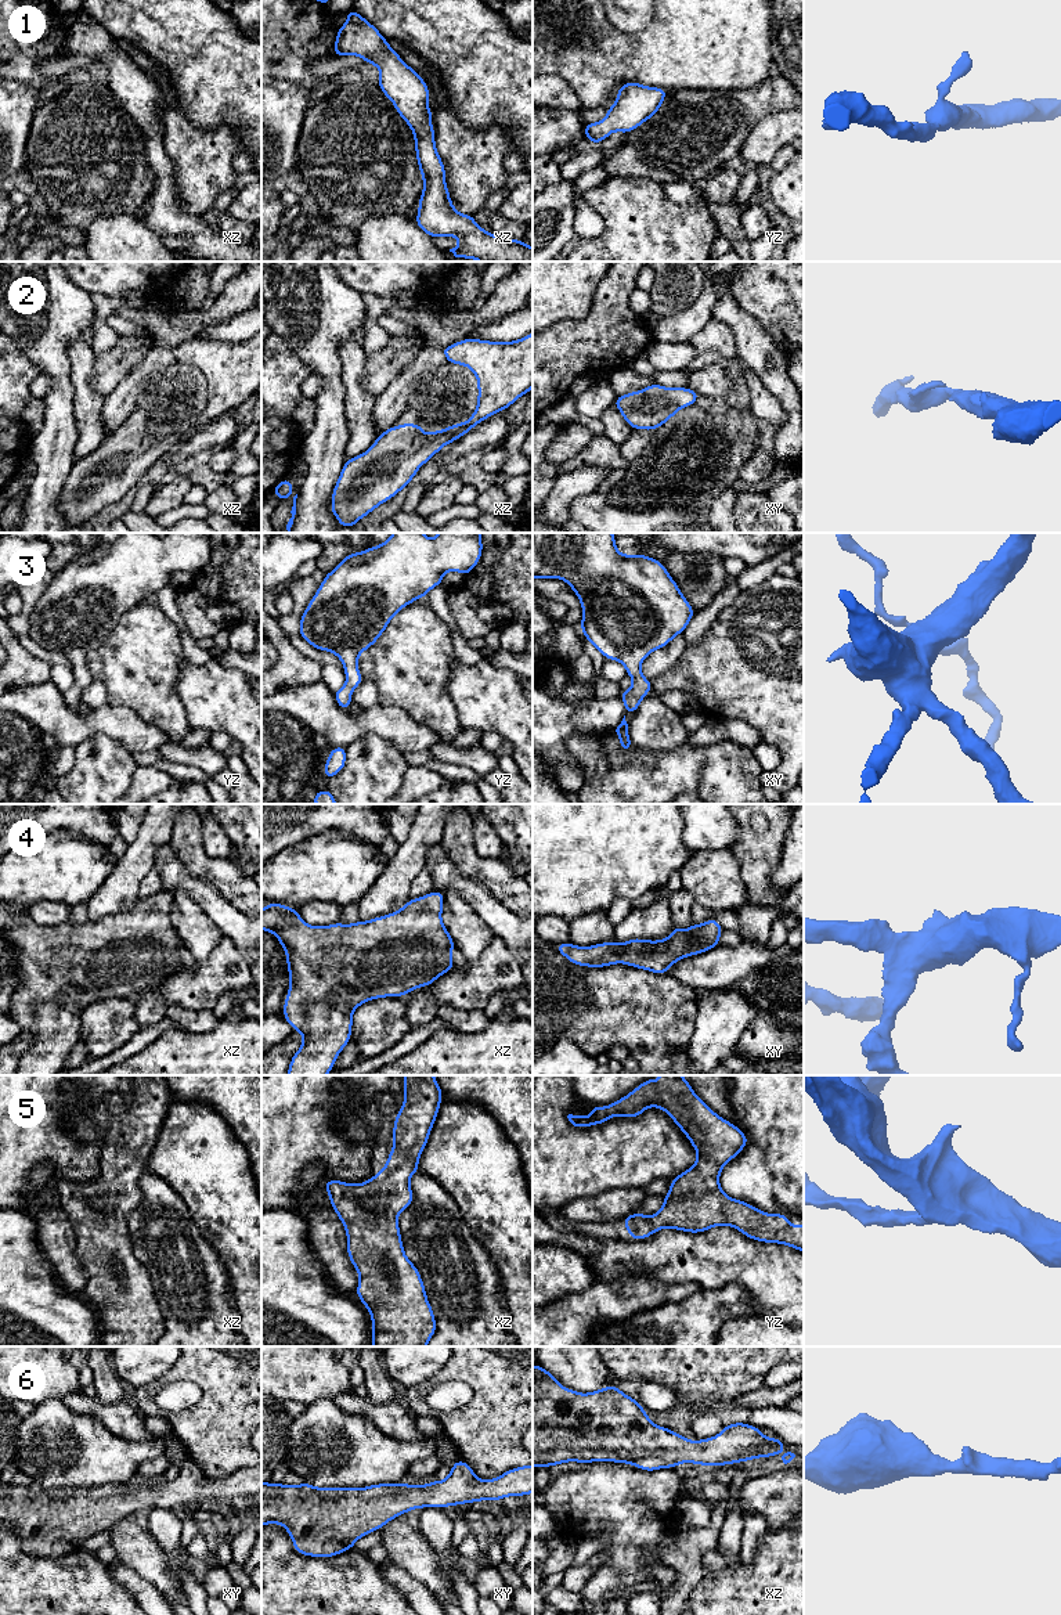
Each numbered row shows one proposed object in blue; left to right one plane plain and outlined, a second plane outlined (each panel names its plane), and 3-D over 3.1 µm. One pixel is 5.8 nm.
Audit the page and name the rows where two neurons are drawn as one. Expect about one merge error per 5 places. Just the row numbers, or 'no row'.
no row

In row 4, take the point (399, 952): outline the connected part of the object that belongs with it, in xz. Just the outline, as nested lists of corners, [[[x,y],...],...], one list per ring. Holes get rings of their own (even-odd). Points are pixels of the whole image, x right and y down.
[[[432,891],[411,898],[397,912],[350,924],[339,922],[329,926],[307,924],[296,908],[268,902],[261,909],[261,930],[275,934],[286,952],[290,980],[282,1017],[303,1035],[300,1049],[292,1056],[286,1075],[326,1075],[333,1070],[335,1060],[351,1039],[354,1010],[372,999],[396,996],[427,987],[441,974],[455,967],[451,952],[456,947],[441,920],[444,905],[443,891]]]

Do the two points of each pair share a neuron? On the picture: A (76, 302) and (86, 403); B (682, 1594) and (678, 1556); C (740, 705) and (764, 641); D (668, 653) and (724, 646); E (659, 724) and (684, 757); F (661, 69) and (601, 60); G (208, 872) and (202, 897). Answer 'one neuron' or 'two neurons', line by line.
A: two neurons
B: one neuron
C: one neuron
D: two neurons
E: two neurons
F: one neuron
G: two neurons

